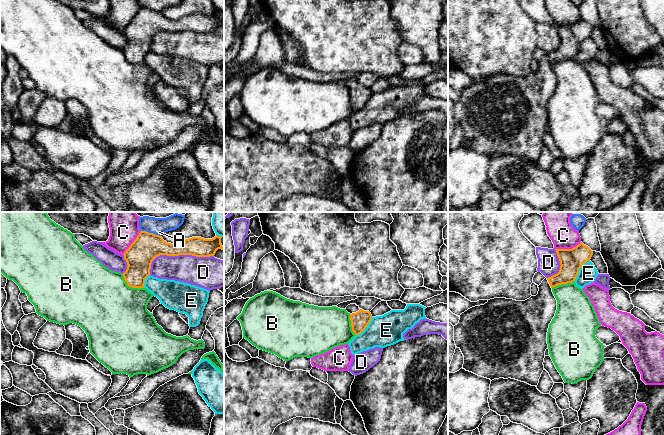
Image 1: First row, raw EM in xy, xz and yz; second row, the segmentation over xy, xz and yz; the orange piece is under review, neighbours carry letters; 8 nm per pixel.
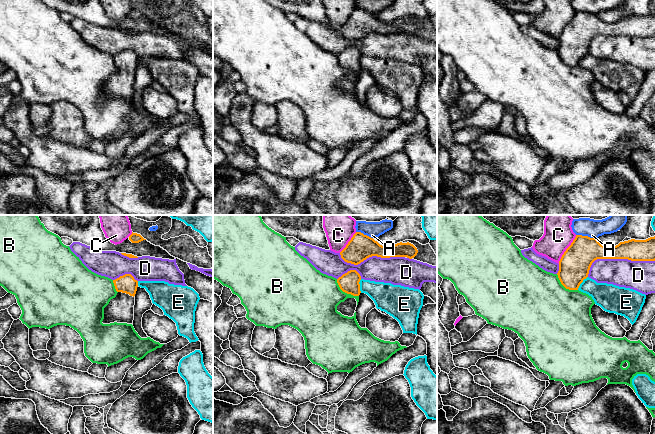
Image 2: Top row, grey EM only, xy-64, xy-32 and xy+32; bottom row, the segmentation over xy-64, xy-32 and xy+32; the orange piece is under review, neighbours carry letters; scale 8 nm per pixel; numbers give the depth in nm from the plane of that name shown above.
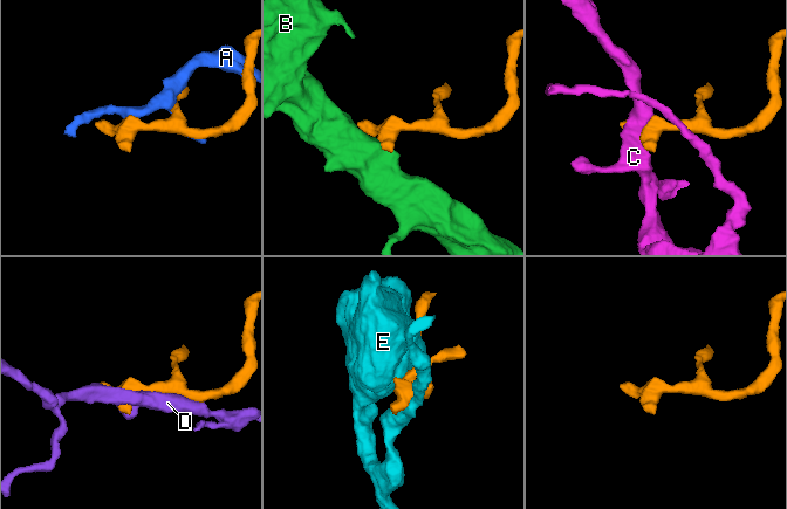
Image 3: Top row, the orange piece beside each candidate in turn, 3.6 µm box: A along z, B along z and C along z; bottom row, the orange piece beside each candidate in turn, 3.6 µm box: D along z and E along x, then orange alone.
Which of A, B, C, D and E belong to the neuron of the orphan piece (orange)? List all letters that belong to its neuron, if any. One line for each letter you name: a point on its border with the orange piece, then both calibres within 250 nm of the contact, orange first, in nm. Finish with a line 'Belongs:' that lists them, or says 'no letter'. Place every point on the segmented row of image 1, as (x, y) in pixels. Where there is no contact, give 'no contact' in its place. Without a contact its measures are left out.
Belongs: no letter

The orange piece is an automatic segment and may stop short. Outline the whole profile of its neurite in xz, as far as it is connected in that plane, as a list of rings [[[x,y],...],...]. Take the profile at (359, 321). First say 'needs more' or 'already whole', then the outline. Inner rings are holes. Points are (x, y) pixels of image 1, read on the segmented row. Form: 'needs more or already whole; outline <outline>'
needs more; outline [[[350,304],[345,309],[350,314],[352,331],[355,335],[361,334],[372,319],[371,313],[360,309],[356,304]]]

